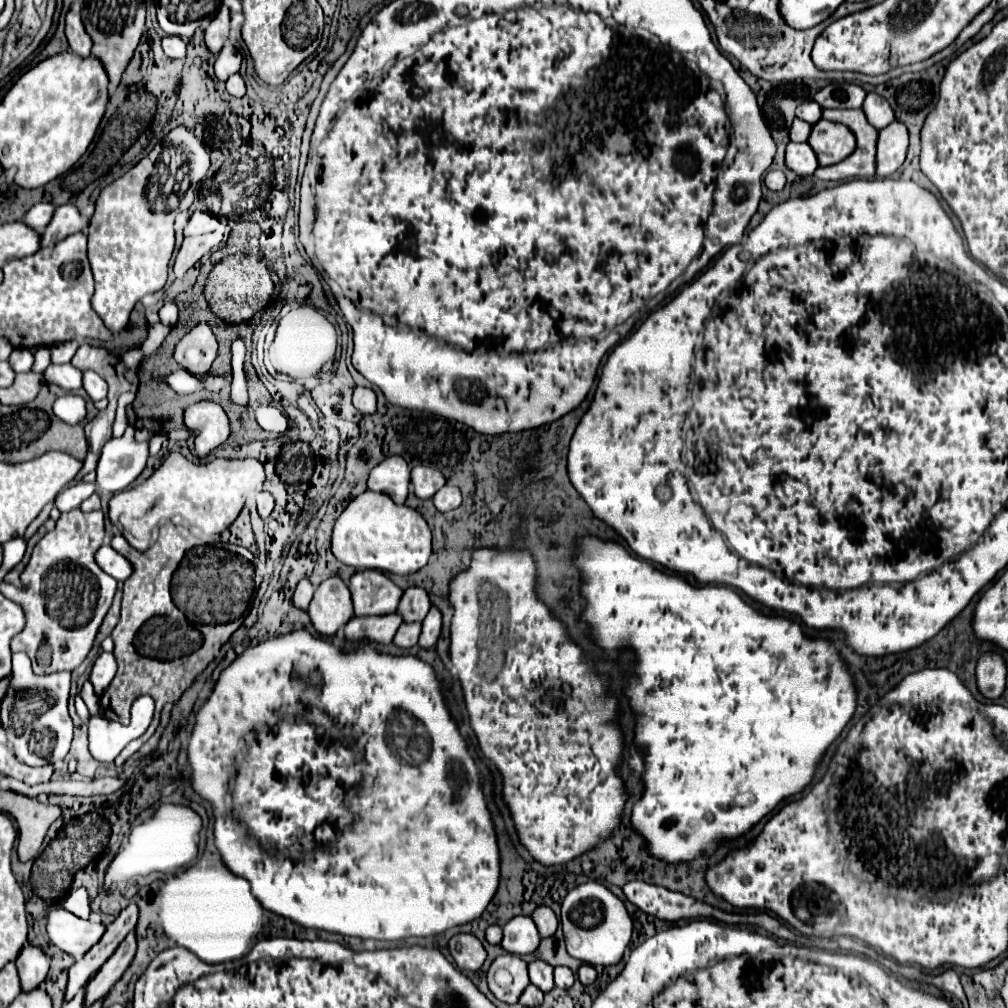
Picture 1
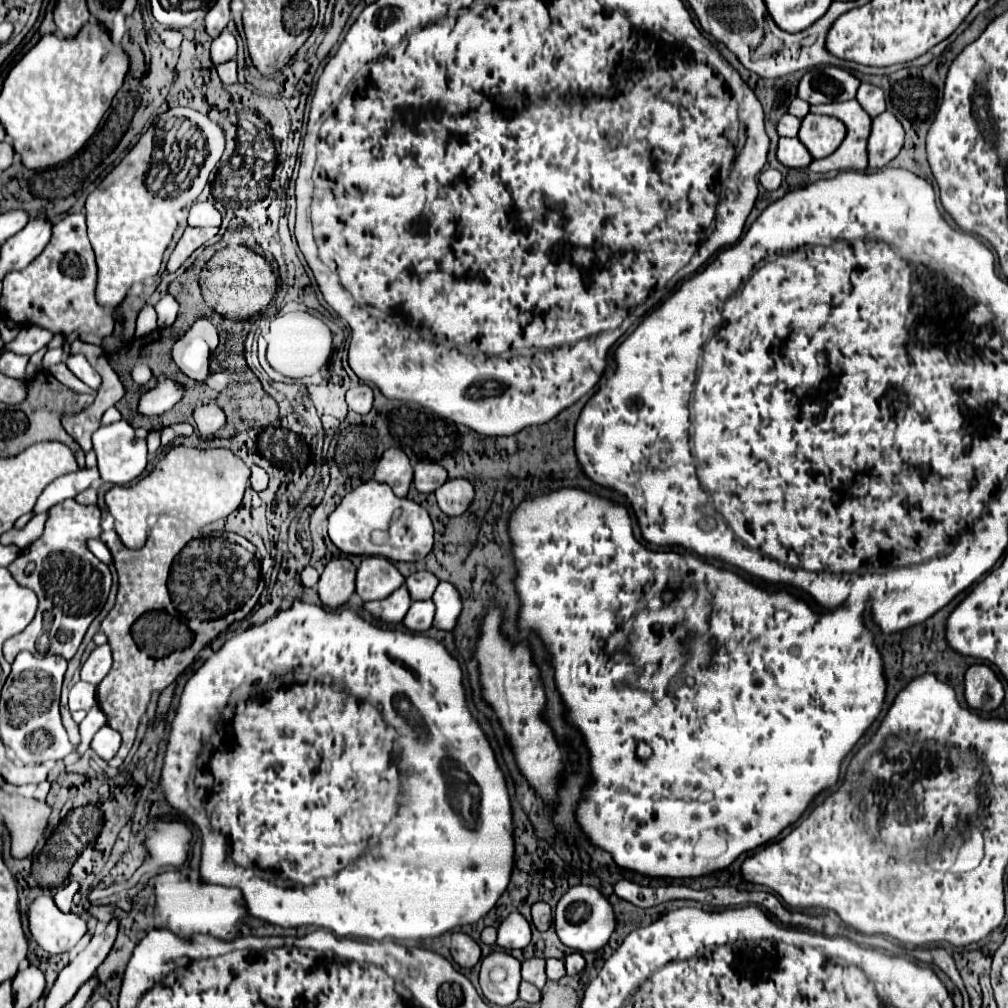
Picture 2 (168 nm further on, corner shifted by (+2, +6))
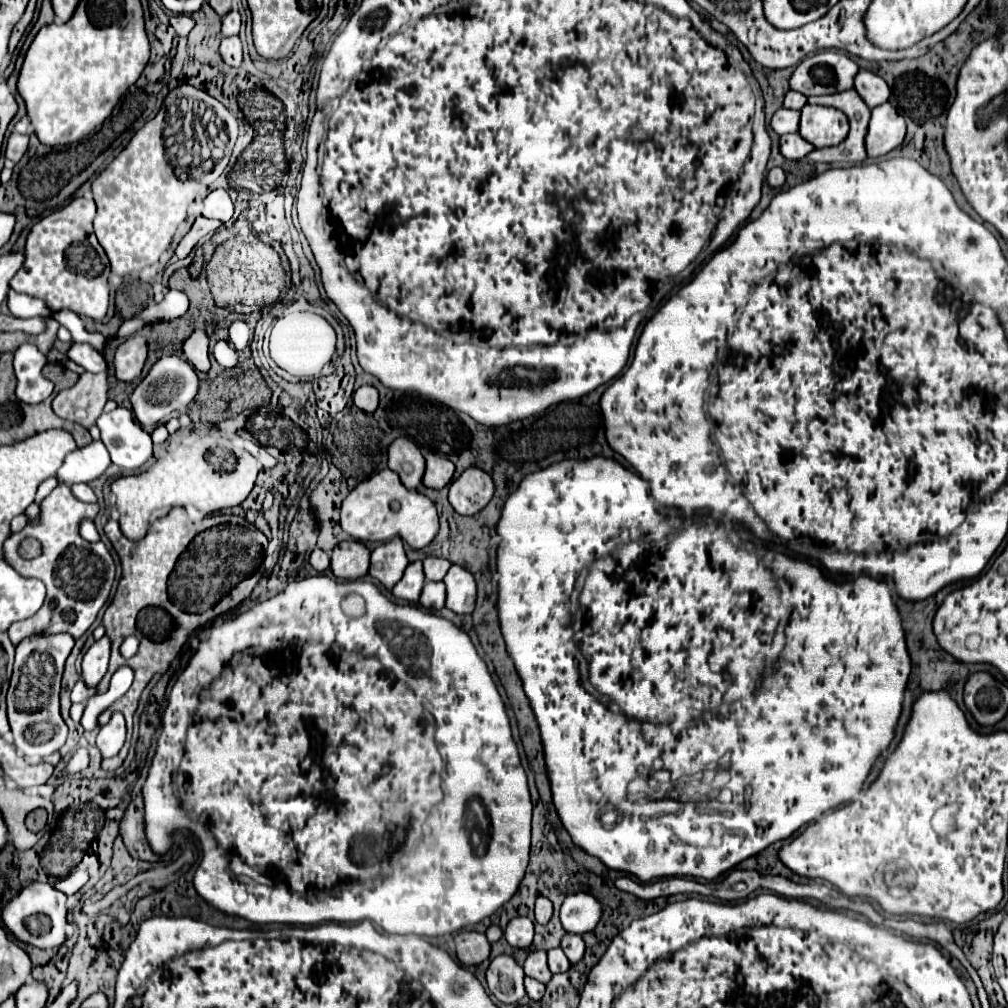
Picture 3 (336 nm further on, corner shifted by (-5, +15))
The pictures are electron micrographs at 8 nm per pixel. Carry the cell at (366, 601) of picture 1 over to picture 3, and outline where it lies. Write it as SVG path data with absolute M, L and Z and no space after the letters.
M391 539L381 543L371 553L371 567L369 575L377 579L385 589L393 589L407 567L407 557L401 539Z

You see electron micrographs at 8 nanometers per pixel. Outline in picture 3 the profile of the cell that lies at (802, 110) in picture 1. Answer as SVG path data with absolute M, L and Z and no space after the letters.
M789 91L789 93L785 95L783 107L787 107L787 109L803 109L805 103L807 103L807 97L805 97L805 95L801 95L799 91Z

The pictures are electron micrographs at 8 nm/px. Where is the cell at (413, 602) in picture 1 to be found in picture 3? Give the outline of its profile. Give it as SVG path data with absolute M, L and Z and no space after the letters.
M427 557L423 561L423 569L425 569L425 579L427 581L443 581L447 569L451 567L451 563L447 559L435 559L435 557Z

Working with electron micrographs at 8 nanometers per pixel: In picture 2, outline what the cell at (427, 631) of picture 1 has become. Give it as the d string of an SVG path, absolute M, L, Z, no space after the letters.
M440 582L432 600L436 604L436 616L434 616L432 626L440 628L440 630L452 630L462 612L460 592L450 582Z

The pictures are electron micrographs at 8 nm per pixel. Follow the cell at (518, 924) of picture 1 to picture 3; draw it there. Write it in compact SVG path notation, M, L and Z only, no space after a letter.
M515 917L507 923L503 933L509 945L513 947L529 947L533 941L533 921L529 917Z

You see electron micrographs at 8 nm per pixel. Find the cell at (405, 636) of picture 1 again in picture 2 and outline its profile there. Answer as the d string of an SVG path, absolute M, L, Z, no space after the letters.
M426 600L426 602L412 602L402 622L408 630L426 632L432 626L432 620L434 620L434 602Z

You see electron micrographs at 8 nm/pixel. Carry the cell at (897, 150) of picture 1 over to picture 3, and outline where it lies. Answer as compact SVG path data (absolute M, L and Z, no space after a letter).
M889 101L883 105L877 105L871 111L869 131L865 137L867 155L869 157L883 157L889 151L901 147L905 133L907 133L905 119L897 113L897 109Z

